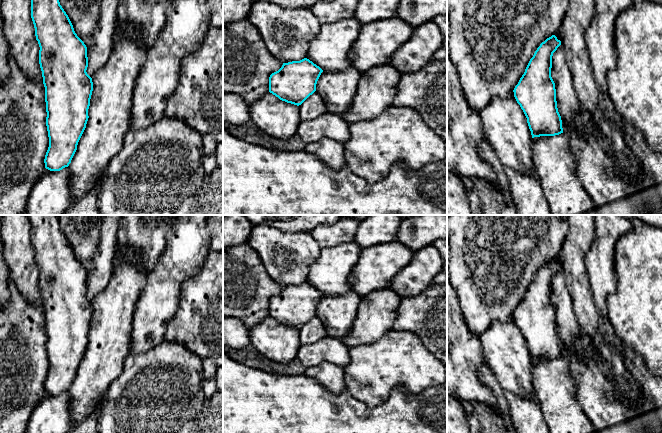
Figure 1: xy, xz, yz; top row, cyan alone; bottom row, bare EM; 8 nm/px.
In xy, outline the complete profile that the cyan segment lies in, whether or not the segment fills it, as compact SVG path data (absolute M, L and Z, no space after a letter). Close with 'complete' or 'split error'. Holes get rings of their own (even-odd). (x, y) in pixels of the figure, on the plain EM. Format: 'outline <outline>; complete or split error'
outline M27 215L31 224L31 242L38 265L39 288L45 311L46 350L49 371L45 392L60 395L68 391L86 352L93 315L92 302L87 298L87 271L77 260L73 249L60 229L58 215Z; complete

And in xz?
outline M307 282L283 287L282 291L269 301L269 316L282 325L299 330L316 315L316 308L322 296L319 290Z; complete

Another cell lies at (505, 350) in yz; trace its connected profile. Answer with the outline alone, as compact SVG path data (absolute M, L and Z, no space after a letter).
M514 319L494 321L479 337L485 363L504 391L538 401L533 386L532 359Z

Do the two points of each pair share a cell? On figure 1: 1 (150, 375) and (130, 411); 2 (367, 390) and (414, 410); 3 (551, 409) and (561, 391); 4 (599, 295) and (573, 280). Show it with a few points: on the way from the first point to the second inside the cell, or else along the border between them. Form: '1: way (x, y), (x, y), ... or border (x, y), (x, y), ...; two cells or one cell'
1: way (150, 384), (150, 391), (139, 402); one cell
2: border (410, 392), (395, 387), (378, 404), (364, 402); two cells
3: way (555, 405), (558, 402), (558, 395); one cell
4: border (585, 267), (594, 303), (599, 312); two cells

